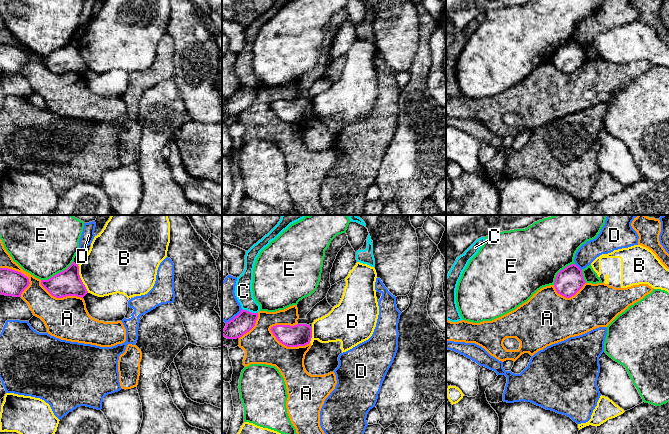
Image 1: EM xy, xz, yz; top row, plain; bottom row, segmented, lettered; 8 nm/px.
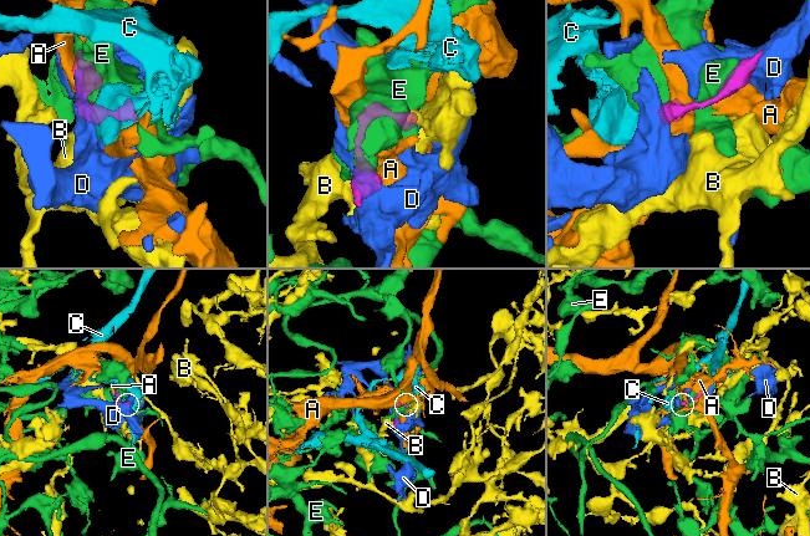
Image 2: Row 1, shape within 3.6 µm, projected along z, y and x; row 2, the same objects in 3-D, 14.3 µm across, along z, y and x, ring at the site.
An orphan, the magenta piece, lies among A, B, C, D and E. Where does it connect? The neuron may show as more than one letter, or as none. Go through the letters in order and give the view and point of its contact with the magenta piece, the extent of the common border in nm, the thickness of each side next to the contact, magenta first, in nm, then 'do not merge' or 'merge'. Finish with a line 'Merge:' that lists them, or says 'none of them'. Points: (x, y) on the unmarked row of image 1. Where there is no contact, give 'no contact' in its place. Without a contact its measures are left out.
A: xz (288, 122) | 340 nm | 180/280 nm | do not merge
B: xy (80, 55) | 240 nm | 200/420 nm | do not merge
C: xz (250, 88) | 130 nm | 160/140 nm | do not merge
D: yz (578, 43) | 70 nm | 220/160 nm | do not merge
E: xy (58, 49) | 300 nm | 200/440 nm | do not merge
Merge: none of them

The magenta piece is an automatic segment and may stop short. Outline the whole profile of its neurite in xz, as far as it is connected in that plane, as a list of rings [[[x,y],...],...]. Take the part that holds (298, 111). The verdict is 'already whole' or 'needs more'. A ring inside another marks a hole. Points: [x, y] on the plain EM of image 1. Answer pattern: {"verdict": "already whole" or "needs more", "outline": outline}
{"verdict": "needs more", "outline": [[[325,73],[311,85],[305,95],[298,95],[297,101],[276,101],[271,103],[270,106],[276,115],[287,123],[305,122],[310,119],[312,114],[310,101],[316,95],[327,91],[332,84],[327,73]]]}

